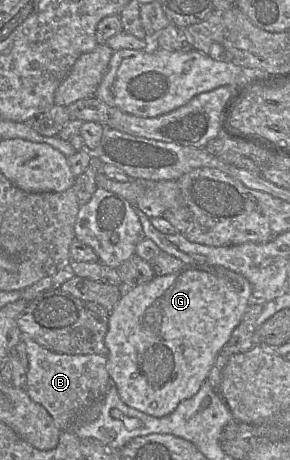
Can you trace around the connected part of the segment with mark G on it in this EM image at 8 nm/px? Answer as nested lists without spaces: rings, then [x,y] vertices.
[[[185,266],[173,274],[155,276],[152,280],[136,287],[125,288],[119,301],[110,312],[108,330],[104,340],[105,346],[108,348],[107,371],[111,378],[111,385],[116,386],[121,400],[129,407],[153,417],[161,418],[171,414],[183,400],[193,397],[199,391],[217,356],[229,341],[234,329],[240,324],[251,302],[252,287],[250,282],[243,275],[221,266]]]

